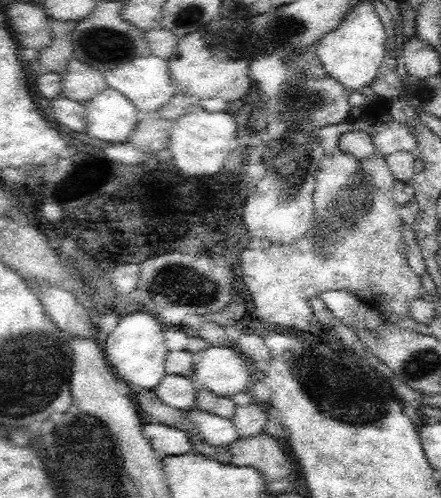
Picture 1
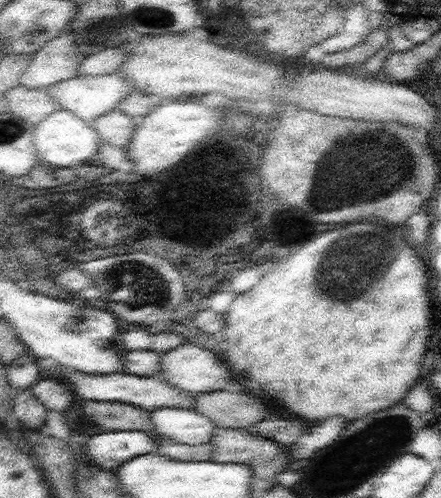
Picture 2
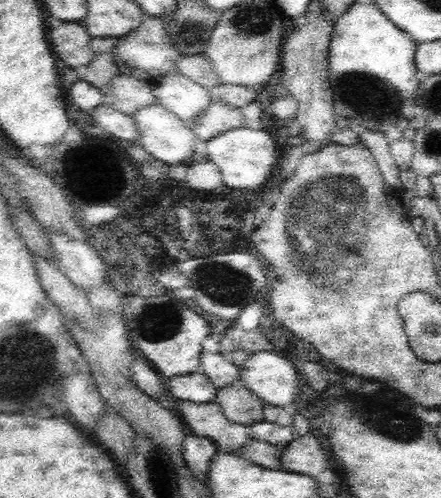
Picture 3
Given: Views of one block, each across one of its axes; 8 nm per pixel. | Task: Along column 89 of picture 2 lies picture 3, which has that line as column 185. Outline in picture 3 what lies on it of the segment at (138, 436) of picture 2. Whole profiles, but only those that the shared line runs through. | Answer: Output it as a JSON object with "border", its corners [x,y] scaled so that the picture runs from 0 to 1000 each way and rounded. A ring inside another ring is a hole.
{"border":[[[426,876],[413,888],[413,908],[417,908],[422,936],[440,948],[440,960],[467,968],[472,952],[476,952],[476,928],[494,912],[490,892],[481,884],[472,884],[472,880]]]}

